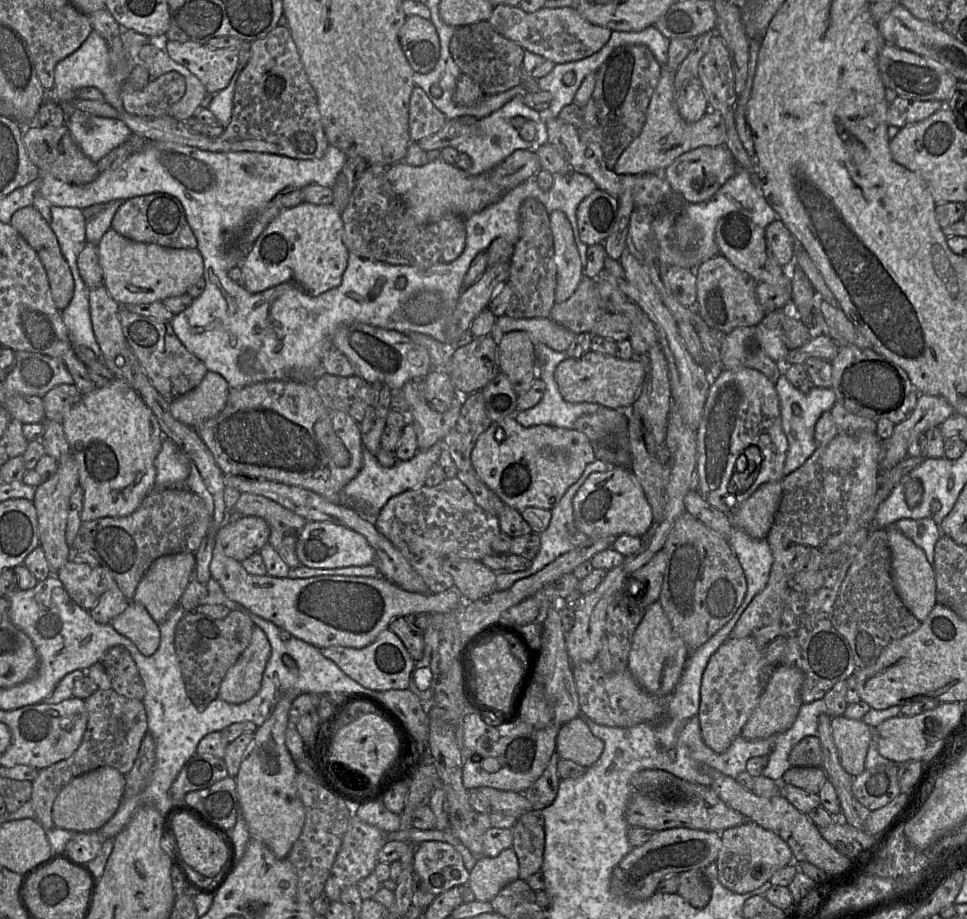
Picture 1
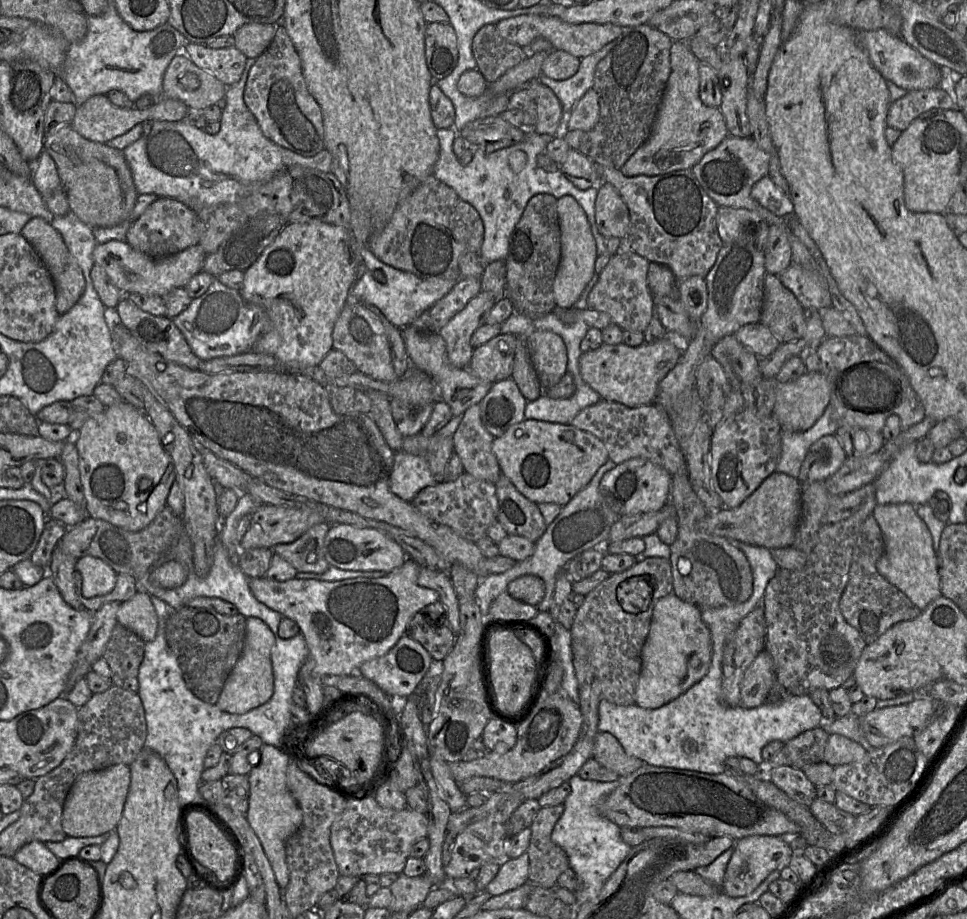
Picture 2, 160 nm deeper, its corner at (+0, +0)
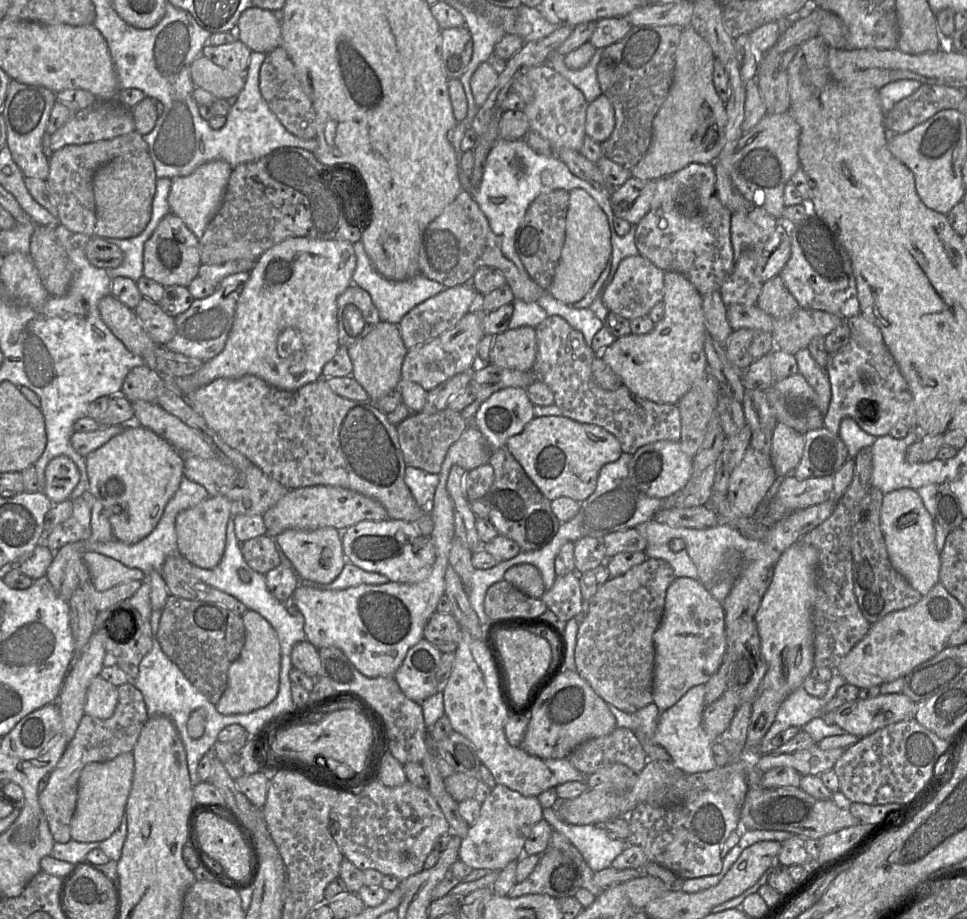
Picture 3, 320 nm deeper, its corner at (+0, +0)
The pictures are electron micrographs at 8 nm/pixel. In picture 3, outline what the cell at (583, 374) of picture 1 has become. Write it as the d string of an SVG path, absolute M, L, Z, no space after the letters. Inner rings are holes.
M664 272L663 299L664 314L653 329L646 334L628 334L617 338L601 352L596 352L602 360L620 377L633 394L659 404L677 404L690 390L694 382L708 371L708 363L704 352L704 340L708 334L702 309L702 295L694 285L681 273Z

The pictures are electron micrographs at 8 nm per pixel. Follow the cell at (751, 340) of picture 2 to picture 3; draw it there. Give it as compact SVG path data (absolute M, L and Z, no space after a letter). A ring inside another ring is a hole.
M731 304L727 319L733 331L745 328L772 333L774 329L773 318L758 305Z

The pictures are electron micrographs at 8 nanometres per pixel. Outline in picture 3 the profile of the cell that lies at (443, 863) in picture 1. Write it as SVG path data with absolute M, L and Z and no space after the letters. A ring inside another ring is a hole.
M497 784L482 803L478 819L462 839L459 860L472 869L500 872L510 862L523 856L523 848L532 828L543 819L543 808L538 797L523 796L519 792Z

